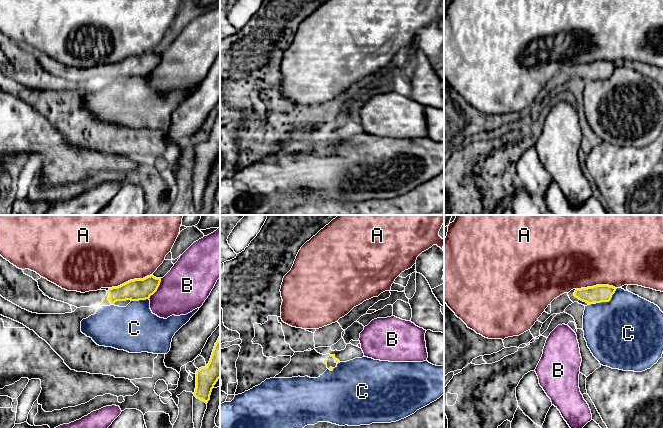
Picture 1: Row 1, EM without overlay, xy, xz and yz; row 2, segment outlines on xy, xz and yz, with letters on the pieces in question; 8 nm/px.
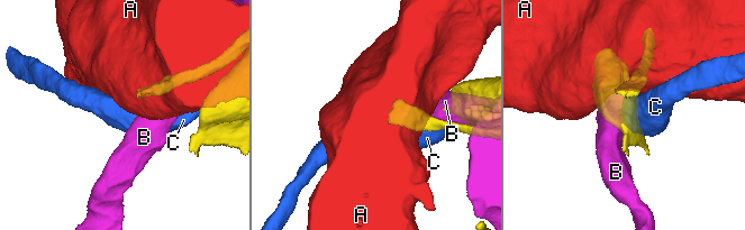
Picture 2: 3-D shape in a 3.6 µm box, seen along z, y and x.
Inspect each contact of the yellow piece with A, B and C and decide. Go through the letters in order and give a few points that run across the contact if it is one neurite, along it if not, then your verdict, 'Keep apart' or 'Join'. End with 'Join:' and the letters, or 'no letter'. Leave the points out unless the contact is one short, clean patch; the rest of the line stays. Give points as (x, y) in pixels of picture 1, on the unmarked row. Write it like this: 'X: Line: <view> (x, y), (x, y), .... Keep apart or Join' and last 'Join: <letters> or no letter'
A: Keep apart
B: Keep apart
C: Keep apart
Join: no letter

